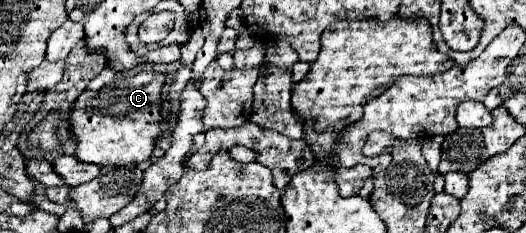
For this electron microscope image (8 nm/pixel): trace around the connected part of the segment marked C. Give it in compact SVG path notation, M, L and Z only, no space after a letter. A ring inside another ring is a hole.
M138 72L132 78L130 76L118 76L114 84L108 84L100 88L98 92L84 90L82 96L74 102L74 108L70 112L70 130L72 138L76 140L74 158L98 166L136 166L150 158L152 148L156 144L156 138L162 134L160 130L160 90L166 82L164 74L154 72Z

